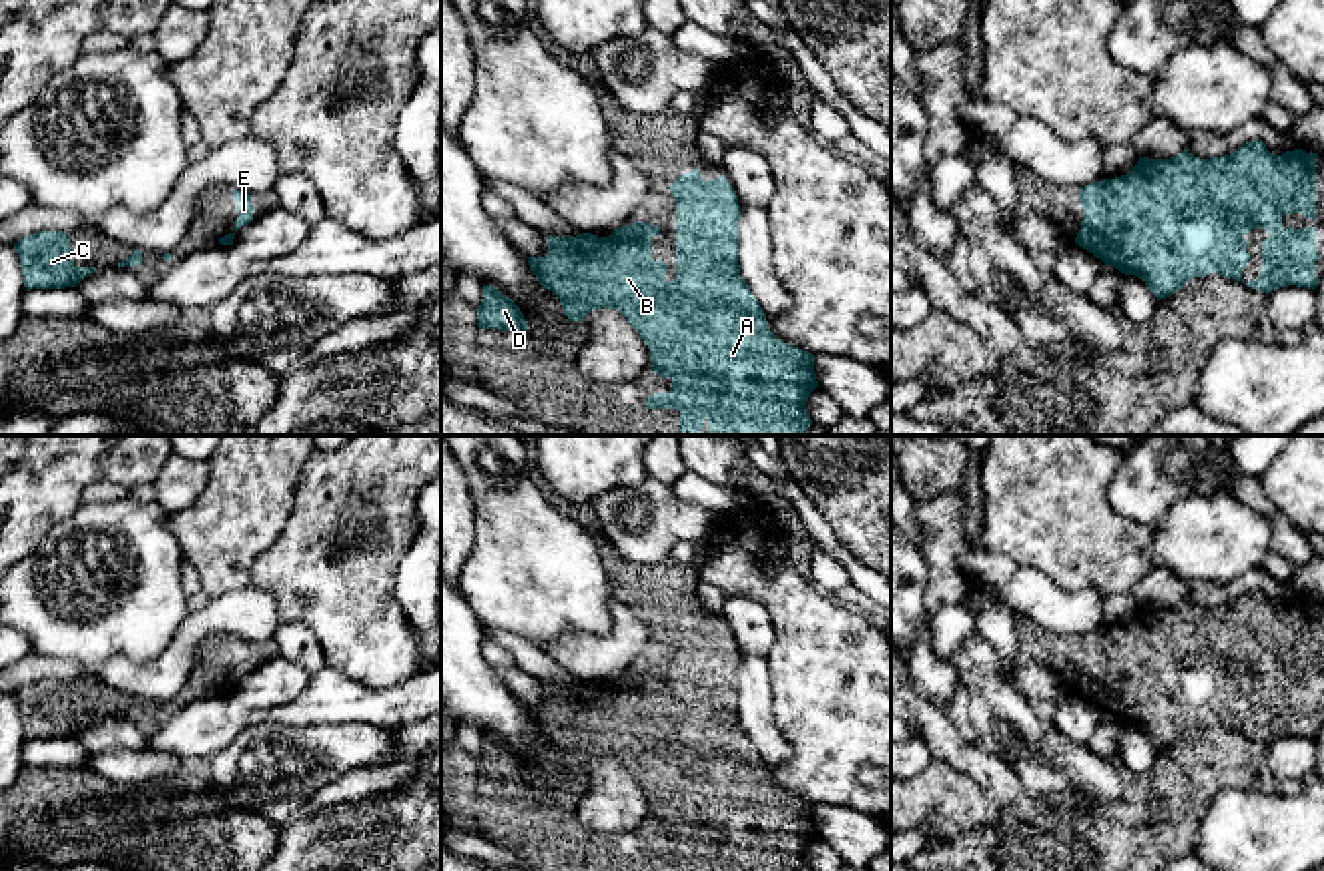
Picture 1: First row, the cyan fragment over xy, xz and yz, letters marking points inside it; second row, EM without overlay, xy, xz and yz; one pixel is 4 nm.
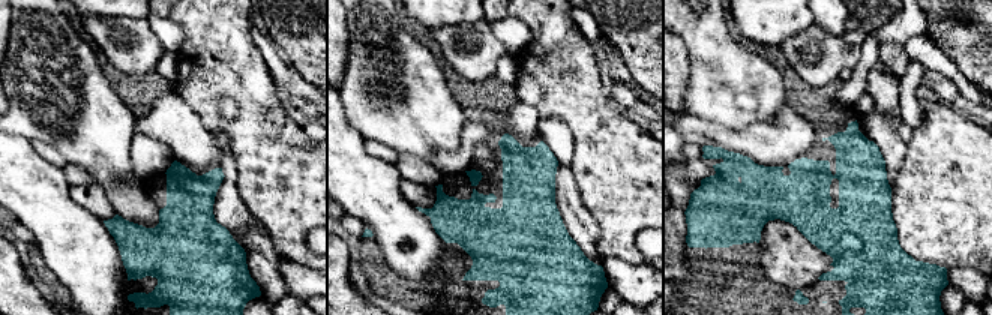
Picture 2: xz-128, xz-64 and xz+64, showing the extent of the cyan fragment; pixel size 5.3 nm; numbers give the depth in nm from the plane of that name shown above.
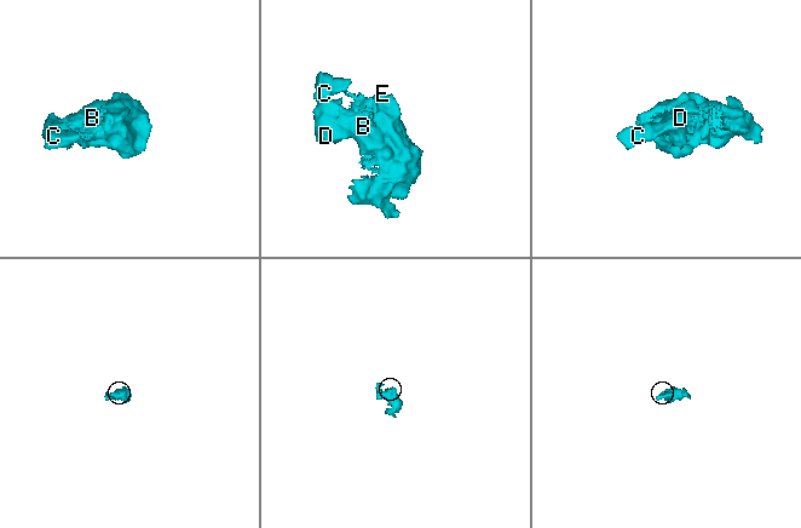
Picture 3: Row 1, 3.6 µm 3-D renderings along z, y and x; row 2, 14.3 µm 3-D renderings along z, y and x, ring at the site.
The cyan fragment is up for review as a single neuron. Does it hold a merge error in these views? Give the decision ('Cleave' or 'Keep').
Keep

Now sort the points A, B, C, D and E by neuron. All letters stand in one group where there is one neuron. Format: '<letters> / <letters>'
A B C D E

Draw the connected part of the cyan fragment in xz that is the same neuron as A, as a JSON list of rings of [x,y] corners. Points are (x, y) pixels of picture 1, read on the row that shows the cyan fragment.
[[[700,169],[680,175],[670,187],[676,201],[676,279],[666,281],[662,259],[652,259],[660,227],[636,221],[610,237],[578,233],[548,235],[548,255],[528,257],[538,283],[552,291],[570,321],[594,309],[616,309],[650,349],[652,373],[672,379],[668,393],[648,397],[648,409],[678,409],[680,436],[804,436],[806,411],[818,387],[814,355],[774,337],[766,313],[740,275],[740,205],[724,175],[704,181]]]

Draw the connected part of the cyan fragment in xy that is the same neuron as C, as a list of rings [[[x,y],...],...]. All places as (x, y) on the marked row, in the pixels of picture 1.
[[[38,231],[14,243],[26,289],[76,287],[96,267],[76,267],[72,261],[70,233]]]

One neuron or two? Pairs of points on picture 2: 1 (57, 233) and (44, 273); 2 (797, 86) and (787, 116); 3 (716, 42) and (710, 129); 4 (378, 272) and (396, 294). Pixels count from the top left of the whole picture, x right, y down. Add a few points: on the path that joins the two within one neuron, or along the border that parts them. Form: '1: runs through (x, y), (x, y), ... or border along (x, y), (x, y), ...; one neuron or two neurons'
1: border along (35, 242), (42, 261), (68, 293); two neurons
2: border along (787, 104), (817, 129); two neurons
3: border along (682, 111), (733, 129), (745, 129); two neurons
4: runs through (381, 278), (392, 288); one neuron

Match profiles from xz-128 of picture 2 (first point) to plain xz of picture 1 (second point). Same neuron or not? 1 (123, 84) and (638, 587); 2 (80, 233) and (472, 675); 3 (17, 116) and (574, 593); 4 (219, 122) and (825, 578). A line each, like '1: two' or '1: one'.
1: one
2: one
3: one
4: two

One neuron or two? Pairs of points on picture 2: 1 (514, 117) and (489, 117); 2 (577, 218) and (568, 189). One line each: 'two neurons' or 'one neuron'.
1: two neurons
2: one neuron

